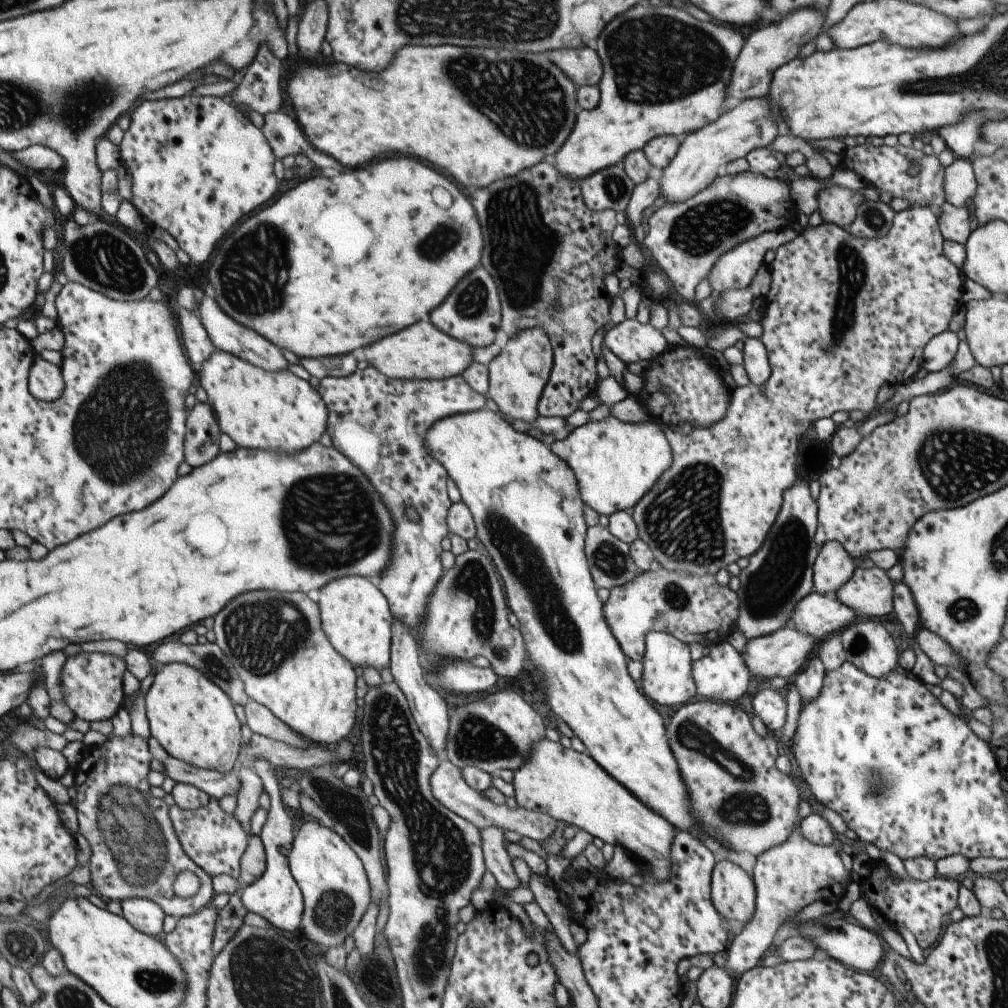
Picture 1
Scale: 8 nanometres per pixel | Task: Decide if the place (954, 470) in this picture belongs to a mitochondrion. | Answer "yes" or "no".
yes

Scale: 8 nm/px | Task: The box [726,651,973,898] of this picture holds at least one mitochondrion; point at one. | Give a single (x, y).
(879, 783)

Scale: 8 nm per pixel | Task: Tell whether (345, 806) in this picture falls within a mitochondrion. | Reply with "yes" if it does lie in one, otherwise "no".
yes

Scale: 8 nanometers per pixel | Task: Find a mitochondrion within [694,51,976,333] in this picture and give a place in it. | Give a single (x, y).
(851, 270)

